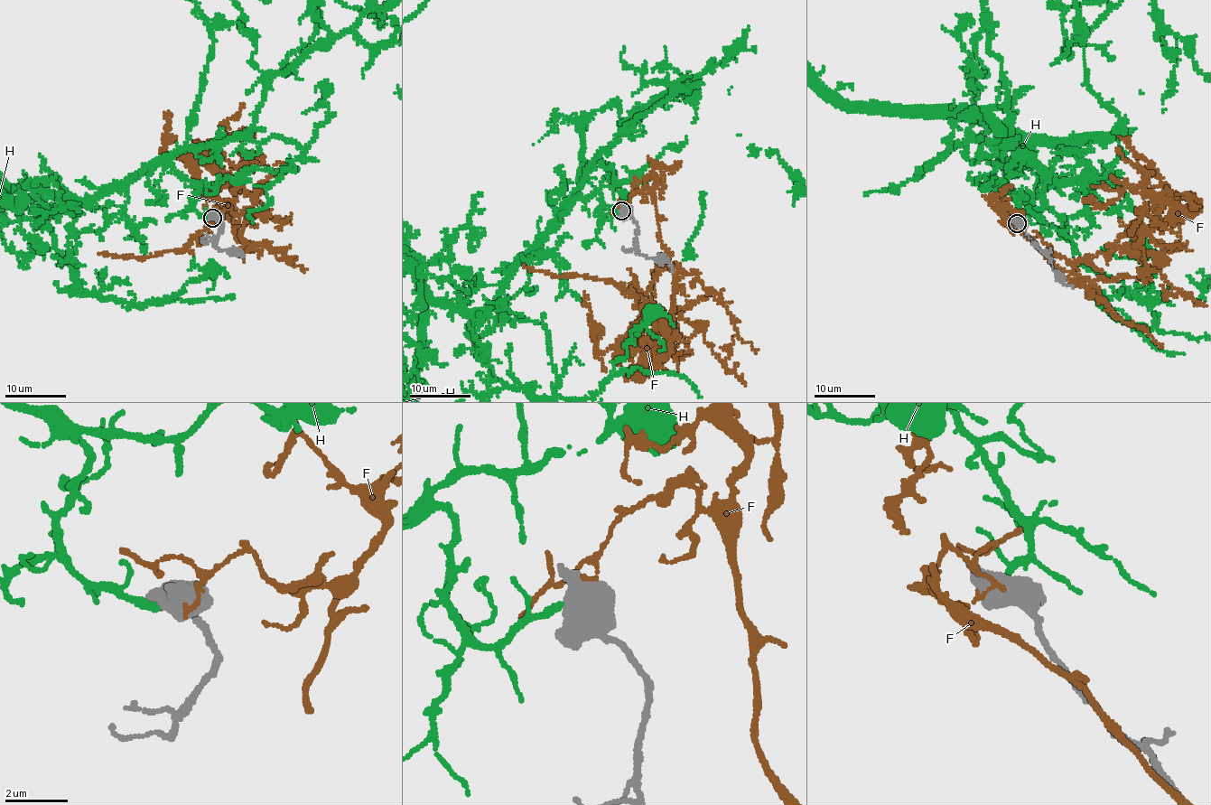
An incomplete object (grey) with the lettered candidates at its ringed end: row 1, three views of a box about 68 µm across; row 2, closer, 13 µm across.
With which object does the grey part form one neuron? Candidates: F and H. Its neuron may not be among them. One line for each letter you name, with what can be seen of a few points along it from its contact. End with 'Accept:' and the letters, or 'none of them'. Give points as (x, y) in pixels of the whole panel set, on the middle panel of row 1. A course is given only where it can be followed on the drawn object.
Accept: H

